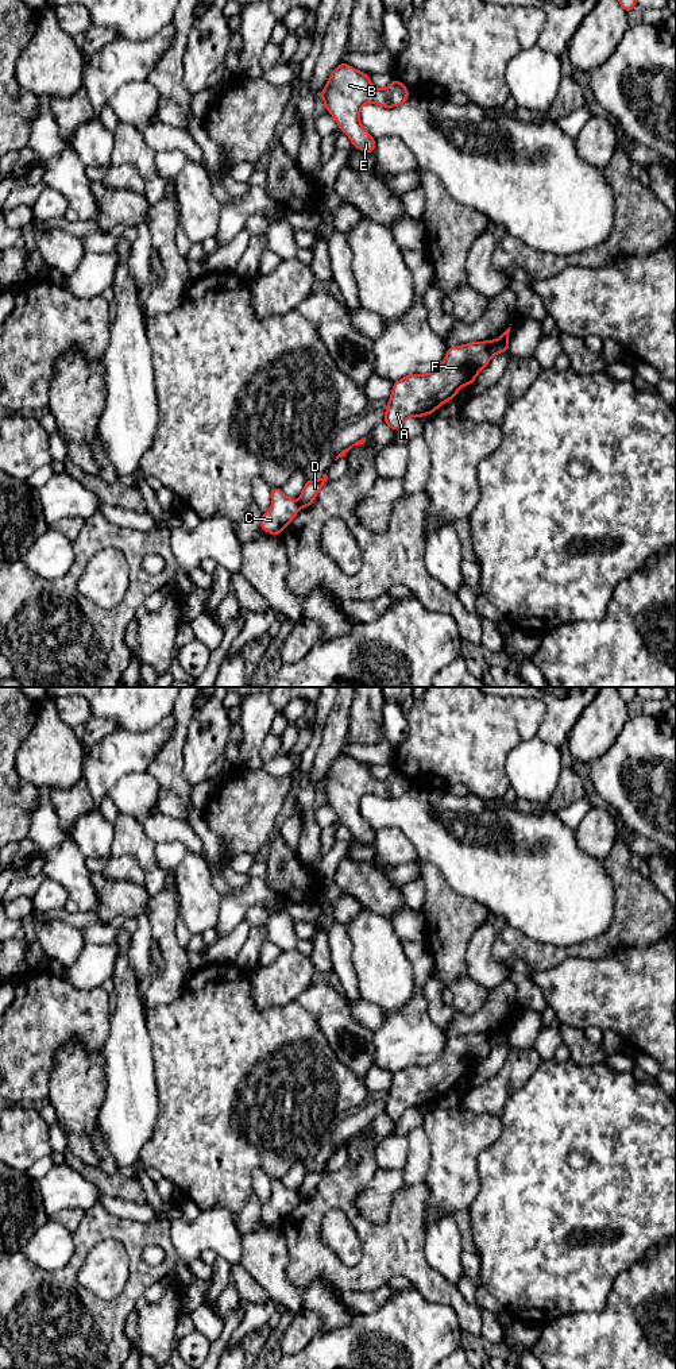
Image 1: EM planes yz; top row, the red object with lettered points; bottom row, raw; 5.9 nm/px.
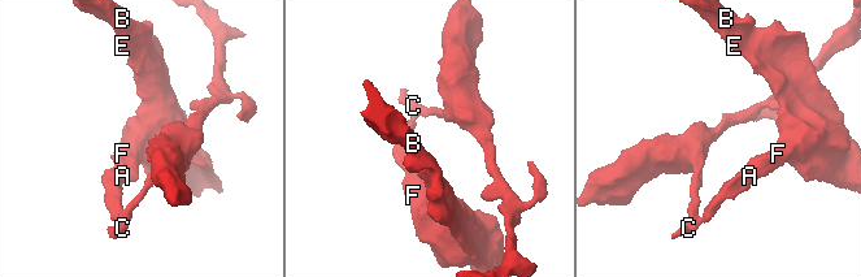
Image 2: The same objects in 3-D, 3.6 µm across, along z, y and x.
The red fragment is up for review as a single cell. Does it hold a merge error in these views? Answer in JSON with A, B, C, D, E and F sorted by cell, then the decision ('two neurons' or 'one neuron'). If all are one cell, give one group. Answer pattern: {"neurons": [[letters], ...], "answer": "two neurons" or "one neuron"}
{"neurons": [["A", "B", "D", "E", "F"], ["C"]], "answer": "two neurons"}

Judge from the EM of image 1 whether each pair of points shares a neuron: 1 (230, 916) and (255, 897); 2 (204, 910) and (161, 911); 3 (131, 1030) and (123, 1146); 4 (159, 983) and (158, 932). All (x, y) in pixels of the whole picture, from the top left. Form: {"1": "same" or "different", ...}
{"1": "same", "2": "different", "3": "same", "4": "same"}

